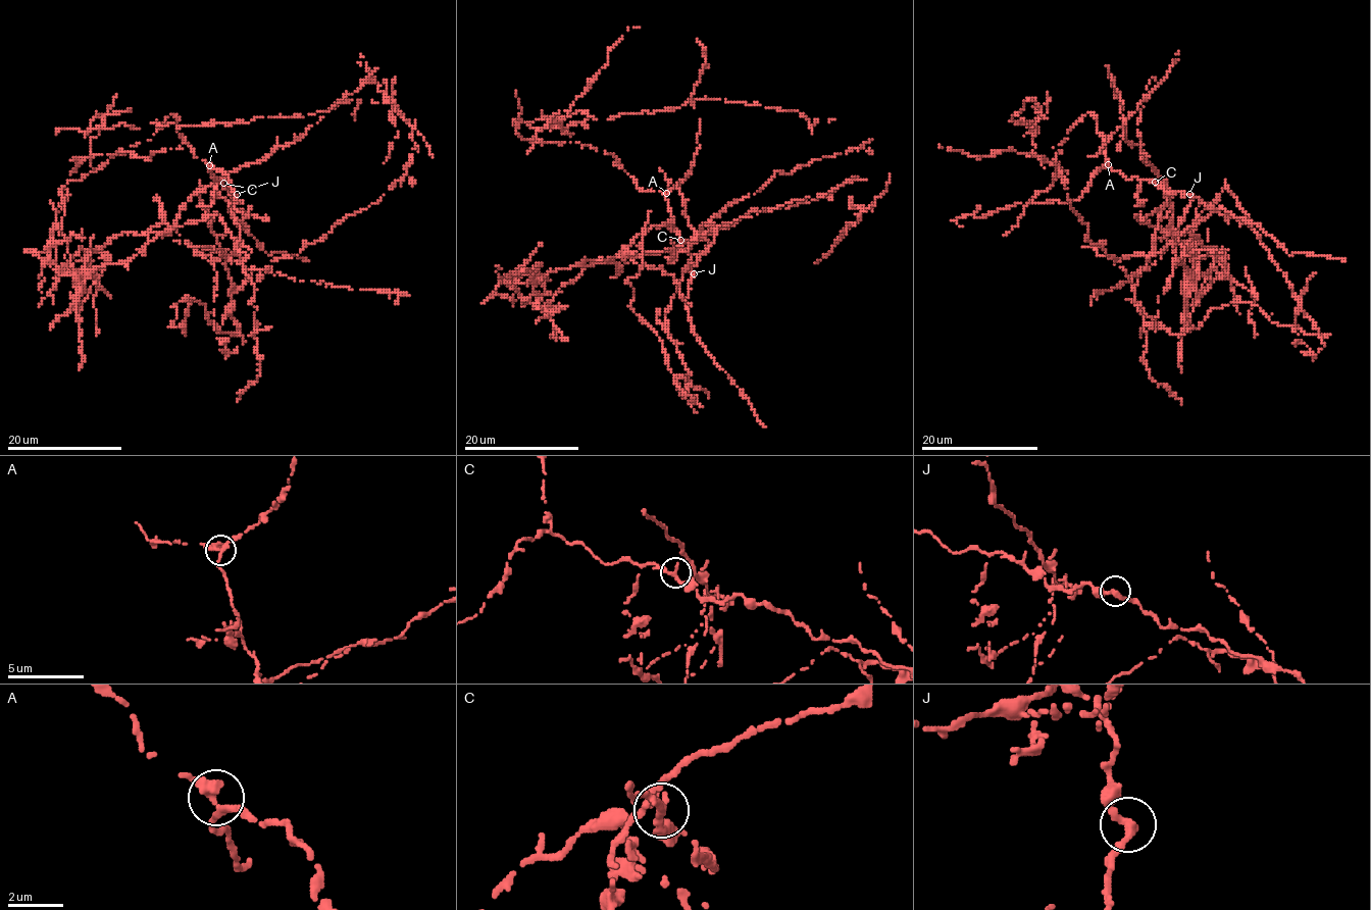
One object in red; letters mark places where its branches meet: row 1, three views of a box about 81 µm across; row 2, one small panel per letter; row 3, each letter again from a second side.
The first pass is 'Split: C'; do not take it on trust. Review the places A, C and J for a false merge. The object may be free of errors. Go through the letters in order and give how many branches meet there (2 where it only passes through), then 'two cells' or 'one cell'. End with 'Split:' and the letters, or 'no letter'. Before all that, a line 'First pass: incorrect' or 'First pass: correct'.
First pass: correct
A: 3 branches meet; one cell
C: 3 branches meet; two cells
J: 2 branches meet; one cell
Split: C

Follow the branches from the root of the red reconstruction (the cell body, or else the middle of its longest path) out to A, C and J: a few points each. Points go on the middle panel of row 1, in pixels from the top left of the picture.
A: (673, 223), (666, 193)
C: (673, 223), (680, 239)
J: (673, 223), (680, 244), (688, 248), (694, 273)

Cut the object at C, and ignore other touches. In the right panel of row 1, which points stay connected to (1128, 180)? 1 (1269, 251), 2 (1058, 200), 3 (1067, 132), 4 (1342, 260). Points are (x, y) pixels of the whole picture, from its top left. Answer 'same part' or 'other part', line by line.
1: other part
2: same part
3: same part
4: same part

